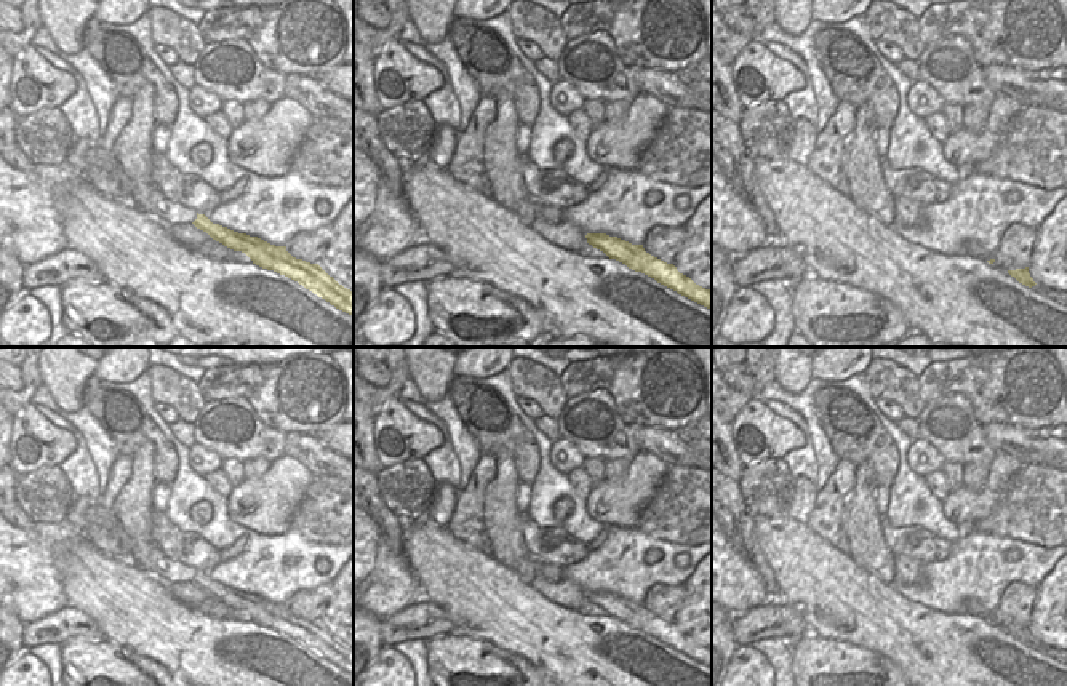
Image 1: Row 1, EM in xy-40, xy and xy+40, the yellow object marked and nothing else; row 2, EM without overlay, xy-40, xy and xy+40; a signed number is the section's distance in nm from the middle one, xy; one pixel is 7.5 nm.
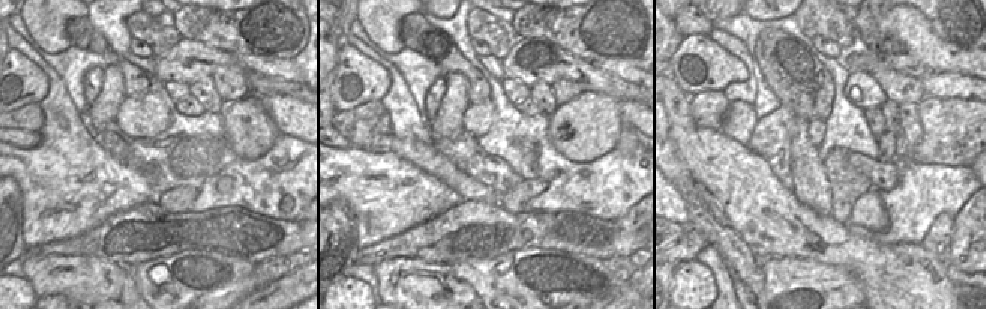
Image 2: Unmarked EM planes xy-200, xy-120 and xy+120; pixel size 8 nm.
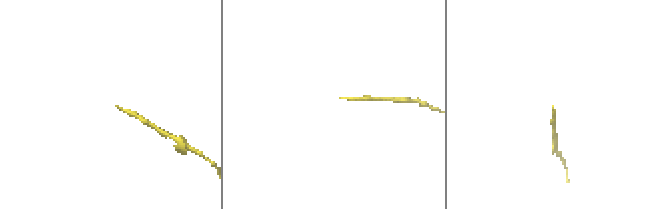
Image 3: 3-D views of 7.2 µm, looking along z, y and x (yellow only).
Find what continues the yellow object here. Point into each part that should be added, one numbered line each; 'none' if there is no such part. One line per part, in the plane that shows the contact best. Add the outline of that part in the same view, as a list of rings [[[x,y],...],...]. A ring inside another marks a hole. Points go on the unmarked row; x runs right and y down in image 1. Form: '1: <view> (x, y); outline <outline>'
1: xy-40 (173, 571); outline [[[165,555],[152,564],[149,572],[155,572],[171,584],[192,582],[197,577],[197,569],[194,566],[187,566]]]

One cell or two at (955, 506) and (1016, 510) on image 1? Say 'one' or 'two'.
two

